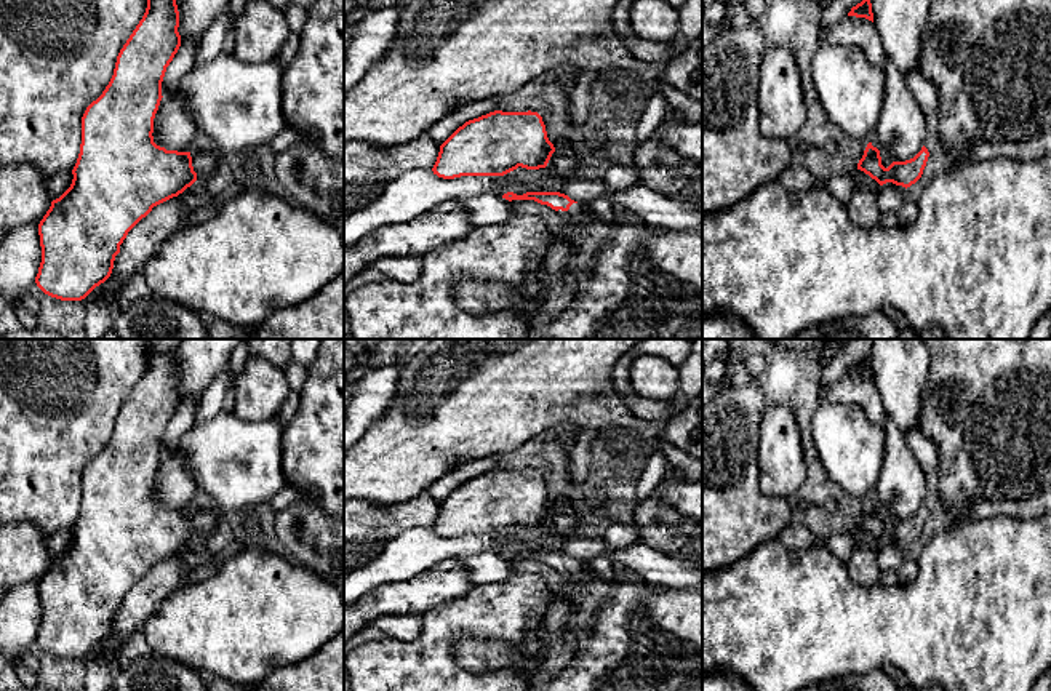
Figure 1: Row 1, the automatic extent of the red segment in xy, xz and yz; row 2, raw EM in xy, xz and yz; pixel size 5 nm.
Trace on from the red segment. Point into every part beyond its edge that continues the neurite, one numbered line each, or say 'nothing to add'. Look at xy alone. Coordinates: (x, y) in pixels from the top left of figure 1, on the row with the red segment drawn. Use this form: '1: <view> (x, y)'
1: xy (203, 163)

